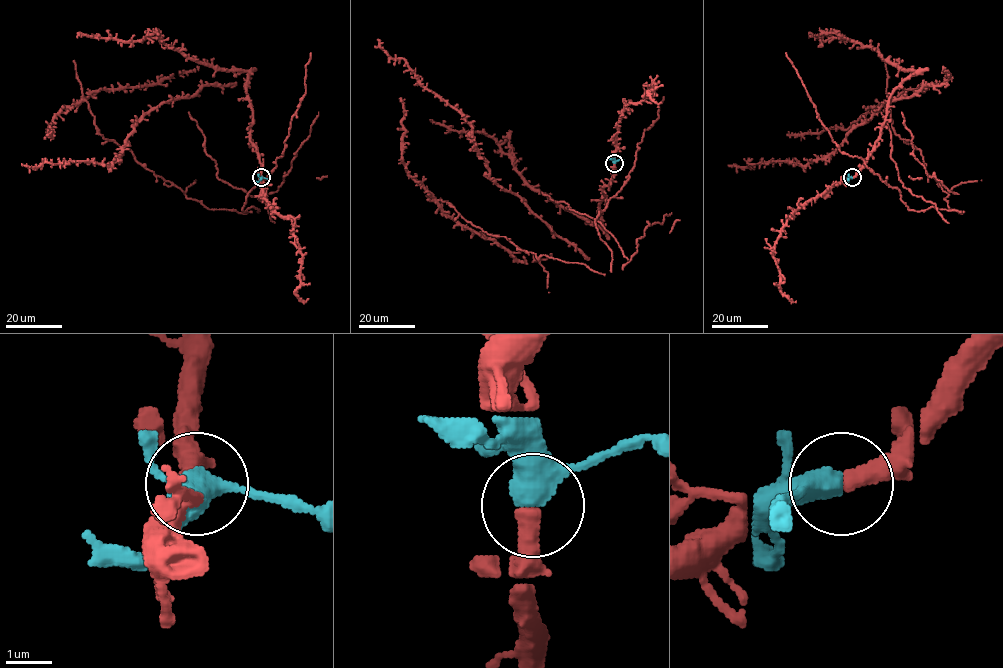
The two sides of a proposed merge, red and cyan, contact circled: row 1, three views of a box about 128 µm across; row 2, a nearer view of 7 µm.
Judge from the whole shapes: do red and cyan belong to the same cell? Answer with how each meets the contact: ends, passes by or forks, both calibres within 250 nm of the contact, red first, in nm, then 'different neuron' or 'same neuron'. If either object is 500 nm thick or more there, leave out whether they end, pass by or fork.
red ends there; cyan passes by; 440 nm thick on the red side, 400 nm on the other; same neuron

